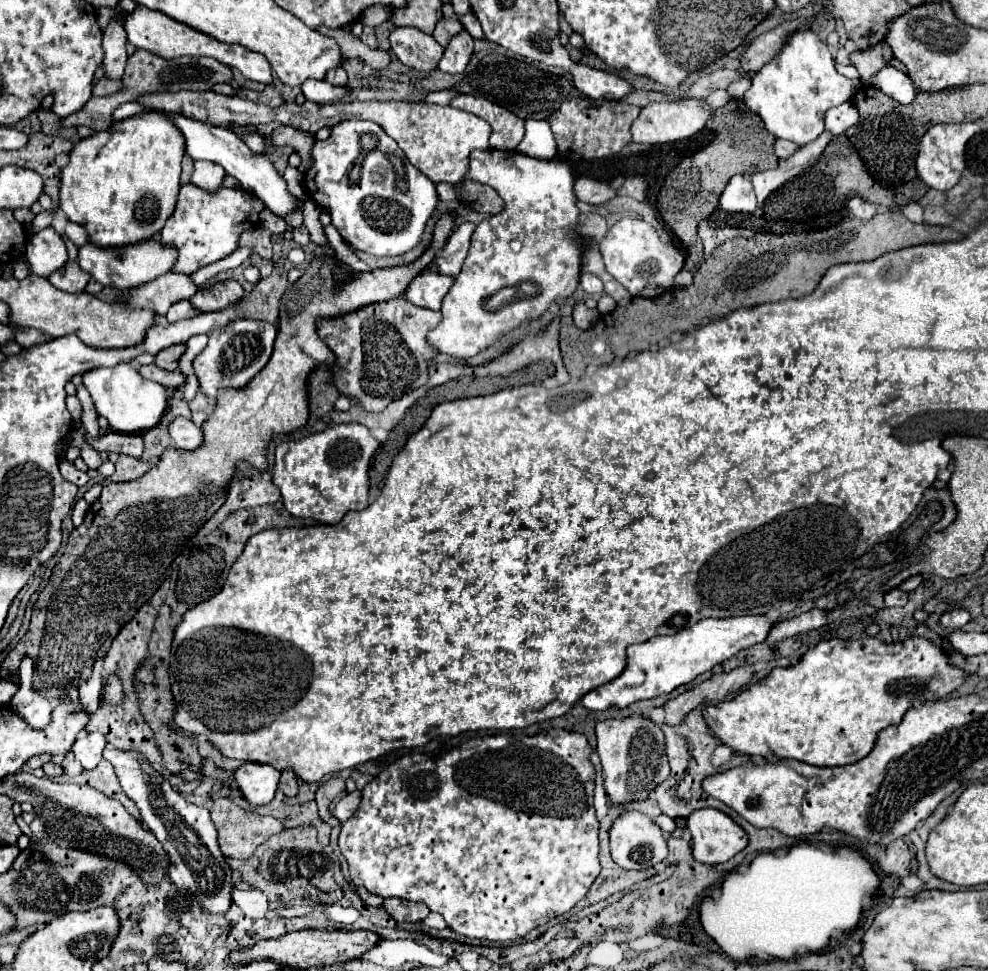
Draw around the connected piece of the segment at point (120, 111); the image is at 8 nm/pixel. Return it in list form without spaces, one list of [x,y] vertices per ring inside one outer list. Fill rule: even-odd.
[[[126,102],[126,104],[120,104],[116,110],[114,110],[114,120],[124,120],[124,118],[130,118],[130,116],[136,116],[144,112],[142,106],[138,106],[136,102]]]

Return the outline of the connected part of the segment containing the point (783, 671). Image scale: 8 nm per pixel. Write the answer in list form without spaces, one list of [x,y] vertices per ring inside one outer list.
[[[870,636],[860,640],[832,638],[810,648],[796,666],[774,668],[768,676],[748,686],[732,700],[710,704],[704,708],[704,718],[720,742],[736,752],[794,758],[814,766],[846,766],[868,756],[878,734],[888,726],[900,724],[906,710],[914,704],[950,696],[966,678],[968,672],[954,666],[942,646],[920,636],[912,636],[900,644],[886,644]]]

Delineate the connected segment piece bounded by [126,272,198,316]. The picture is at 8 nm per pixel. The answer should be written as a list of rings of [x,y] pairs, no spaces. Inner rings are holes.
[[[168,272],[154,282],[148,282],[144,286],[138,286],[132,290],[132,296],[126,300],[126,304],[132,304],[136,308],[148,308],[156,314],[166,314],[168,308],[178,300],[190,300],[192,294],[196,294],[198,286],[190,278],[190,274],[180,272]]]

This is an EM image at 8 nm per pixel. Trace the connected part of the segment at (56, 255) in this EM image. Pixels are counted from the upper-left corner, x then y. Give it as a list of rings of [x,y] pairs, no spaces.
[[[48,226],[26,242],[26,256],[28,264],[38,276],[48,276],[66,264],[68,250],[64,238],[52,226]]]

